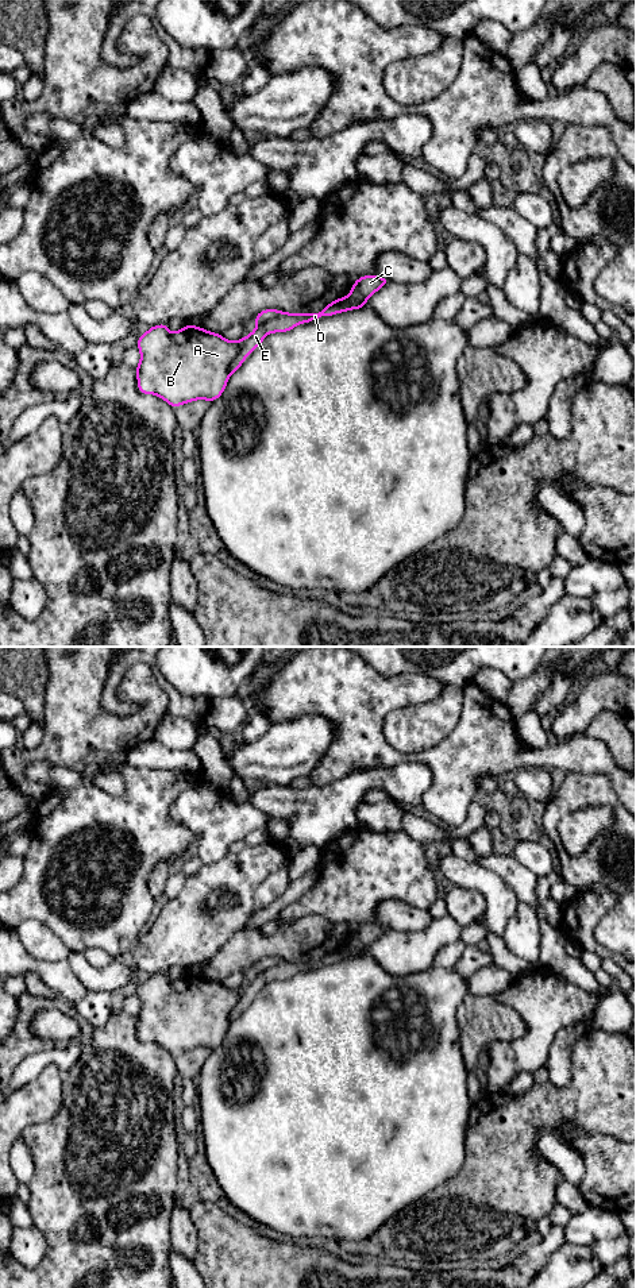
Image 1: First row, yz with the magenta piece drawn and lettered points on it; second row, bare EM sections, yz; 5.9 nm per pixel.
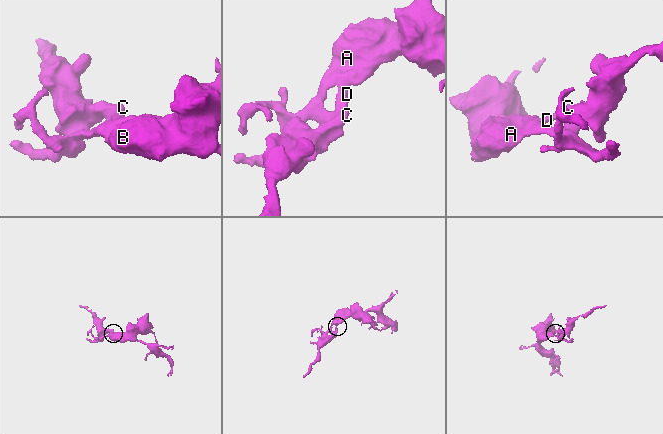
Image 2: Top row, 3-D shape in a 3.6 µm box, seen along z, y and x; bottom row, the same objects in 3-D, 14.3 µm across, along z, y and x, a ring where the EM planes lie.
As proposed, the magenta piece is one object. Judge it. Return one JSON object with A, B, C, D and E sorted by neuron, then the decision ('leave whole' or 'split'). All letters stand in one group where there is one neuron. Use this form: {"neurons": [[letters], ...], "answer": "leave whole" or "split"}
{"neurons": [["A", "B"], ["C", "D", "E"]], "answer": "split"}

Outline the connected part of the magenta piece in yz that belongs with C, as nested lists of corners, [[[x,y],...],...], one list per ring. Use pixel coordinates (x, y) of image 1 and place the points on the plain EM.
[[[363,923],[358,926],[347,945],[334,948],[324,959],[317,961],[288,961],[280,960],[275,965],[258,971],[257,976],[243,986],[243,994],[236,1007],[230,1013],[230,1022],[235,1021],[244,1007],[262,991],[267,982],[286,980],[296,973],[317,968],[323,964],[332,964],[340,960],[365,956],[365,950],[390,928],[377,923]]]

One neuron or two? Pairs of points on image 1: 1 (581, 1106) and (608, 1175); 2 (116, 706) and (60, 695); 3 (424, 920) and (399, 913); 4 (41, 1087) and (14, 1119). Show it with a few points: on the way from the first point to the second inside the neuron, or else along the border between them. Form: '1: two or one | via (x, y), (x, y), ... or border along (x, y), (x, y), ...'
1: two | border along (561, 1133), (574, 1125), (621, 1141)
2: two | border along (107, 673), (103, 706), (133, 716)
3: one | via (417, 920), (405, 918)
4: one | via (38, 1095), (22, 1111)

